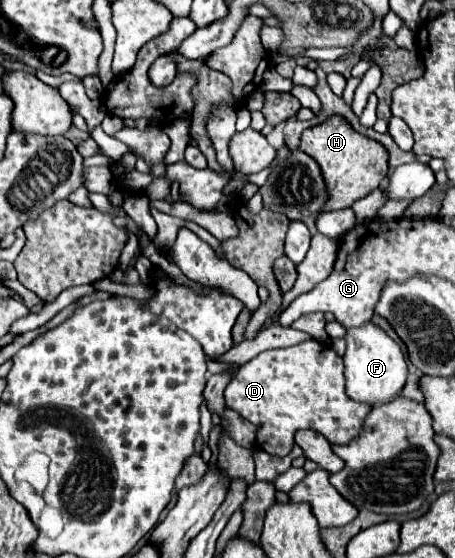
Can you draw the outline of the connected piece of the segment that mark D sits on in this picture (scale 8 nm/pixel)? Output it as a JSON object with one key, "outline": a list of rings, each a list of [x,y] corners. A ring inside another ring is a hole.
{"outline":[[[315,339],[285,347],[267,349],[241,365],[225,389],[227,407],[259,427],[257,443],[271,455],[289,455],[299,429],[313,429],[331,443],[349,443],[361,435],[363,421],[373,409],[345,393],[341,357]]]}

